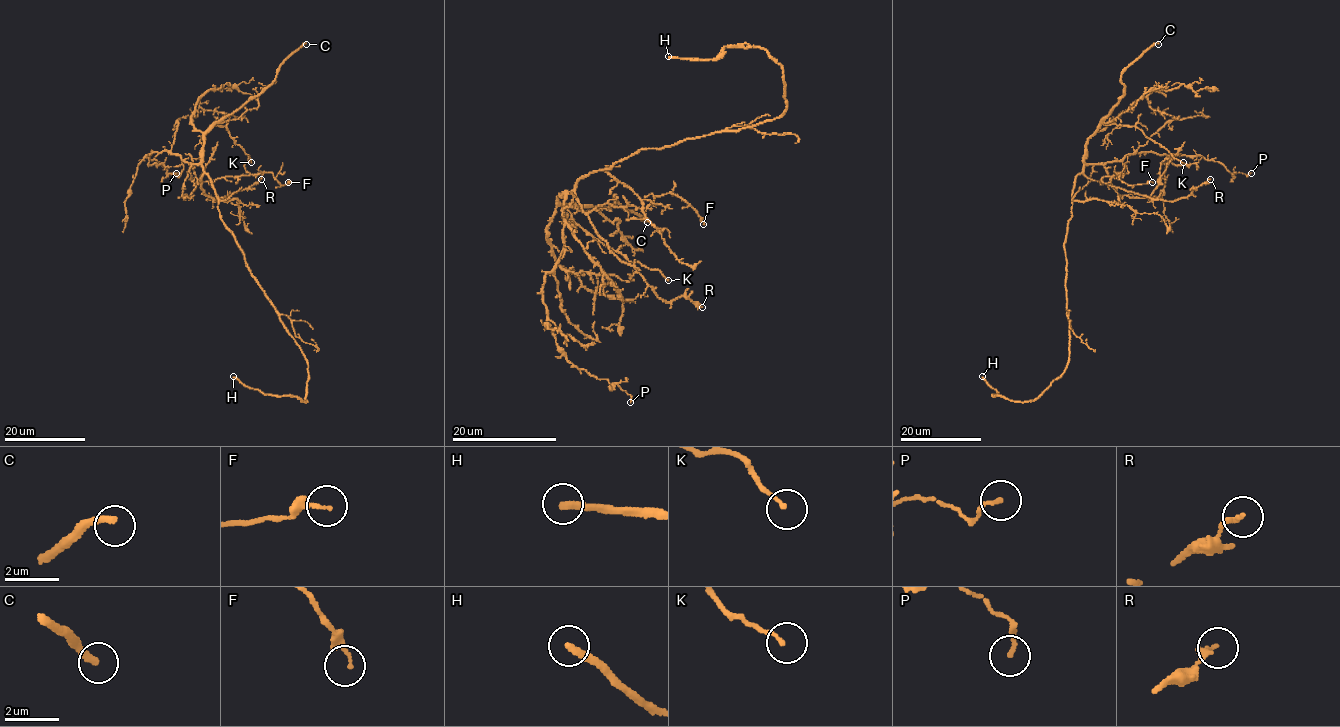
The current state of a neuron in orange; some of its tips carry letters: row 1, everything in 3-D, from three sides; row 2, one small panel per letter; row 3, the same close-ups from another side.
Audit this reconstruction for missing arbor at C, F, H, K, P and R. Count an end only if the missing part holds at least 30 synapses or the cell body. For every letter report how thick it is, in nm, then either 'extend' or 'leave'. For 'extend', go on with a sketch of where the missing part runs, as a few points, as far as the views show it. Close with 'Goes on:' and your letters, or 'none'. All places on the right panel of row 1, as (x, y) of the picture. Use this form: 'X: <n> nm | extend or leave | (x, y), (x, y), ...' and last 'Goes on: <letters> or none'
C: 260 nm | extend | (1158, 44), (1146, 17), (1151, 26), (1196, 32), (1209, 28), (1208, 13), (1229, 12), (1237, 22), (1220, 36)
F: 120 nm | leave
H: 280 nm | extend | (982, 376), (952, 340)
K: 120 nm | leave
P: 130 nm | leave
R: 180 nm | leave
Goes on: C, H

